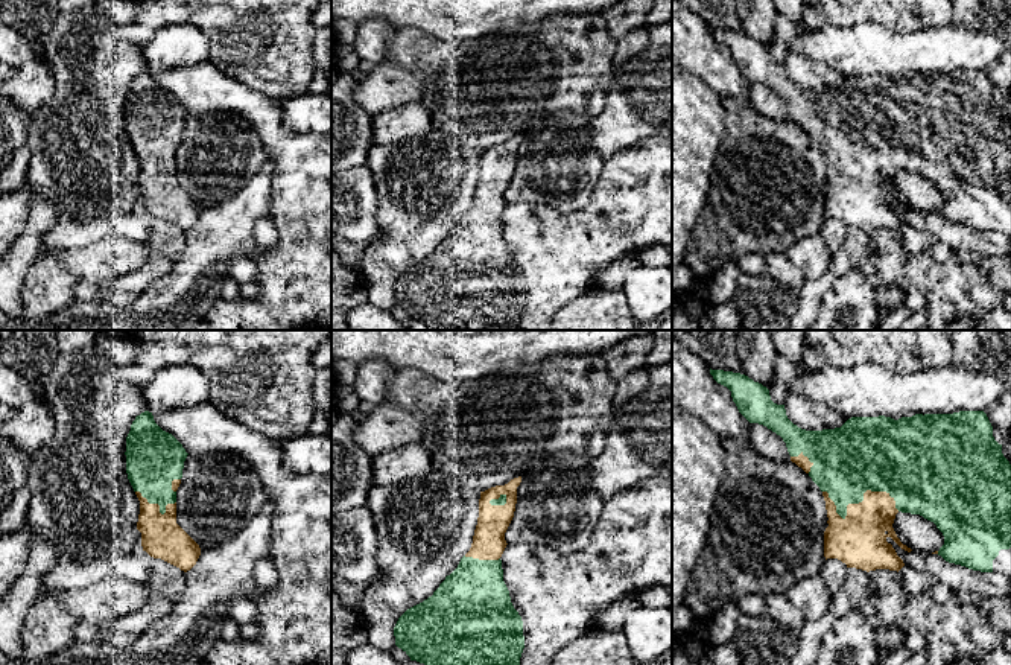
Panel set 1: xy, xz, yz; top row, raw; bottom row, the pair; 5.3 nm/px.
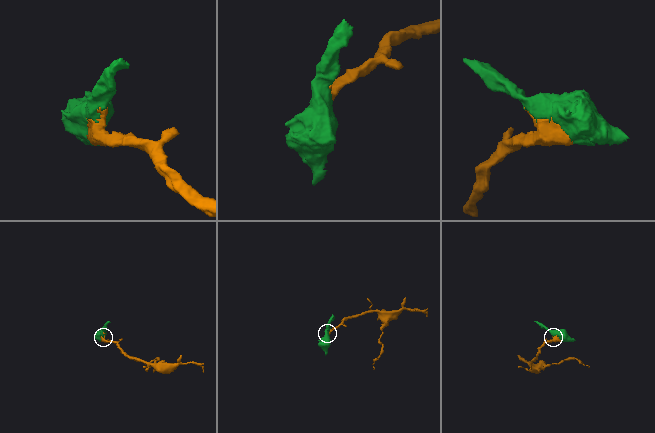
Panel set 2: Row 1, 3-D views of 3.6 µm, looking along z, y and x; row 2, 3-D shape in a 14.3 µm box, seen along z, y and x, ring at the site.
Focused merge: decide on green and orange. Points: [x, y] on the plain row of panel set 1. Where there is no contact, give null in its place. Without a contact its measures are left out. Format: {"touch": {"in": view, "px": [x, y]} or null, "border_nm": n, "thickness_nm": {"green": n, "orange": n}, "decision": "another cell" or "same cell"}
{"touch": {"in": "yz", "px": [858, 162]}, "border_nm": 420, "thickness_nm": {"green": 380, "orange": 280}, "decision": "same cell"}

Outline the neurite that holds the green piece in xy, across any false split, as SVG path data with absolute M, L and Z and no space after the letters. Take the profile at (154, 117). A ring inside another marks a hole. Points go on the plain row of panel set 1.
M144 70L135 76L126 96L126 132L140 160L137 189L141 205L181 230L190 230L199 204L176 183L176 149L181 143L187 111Z

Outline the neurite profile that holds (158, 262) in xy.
M152 248L147 262L141 268L123 277L97 283L102 288L102 301L117 307L132 304L151 283L164 277L170 266L170 259Z

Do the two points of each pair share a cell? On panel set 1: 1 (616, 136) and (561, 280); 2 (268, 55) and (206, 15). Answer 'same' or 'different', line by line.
1: different
2: same

